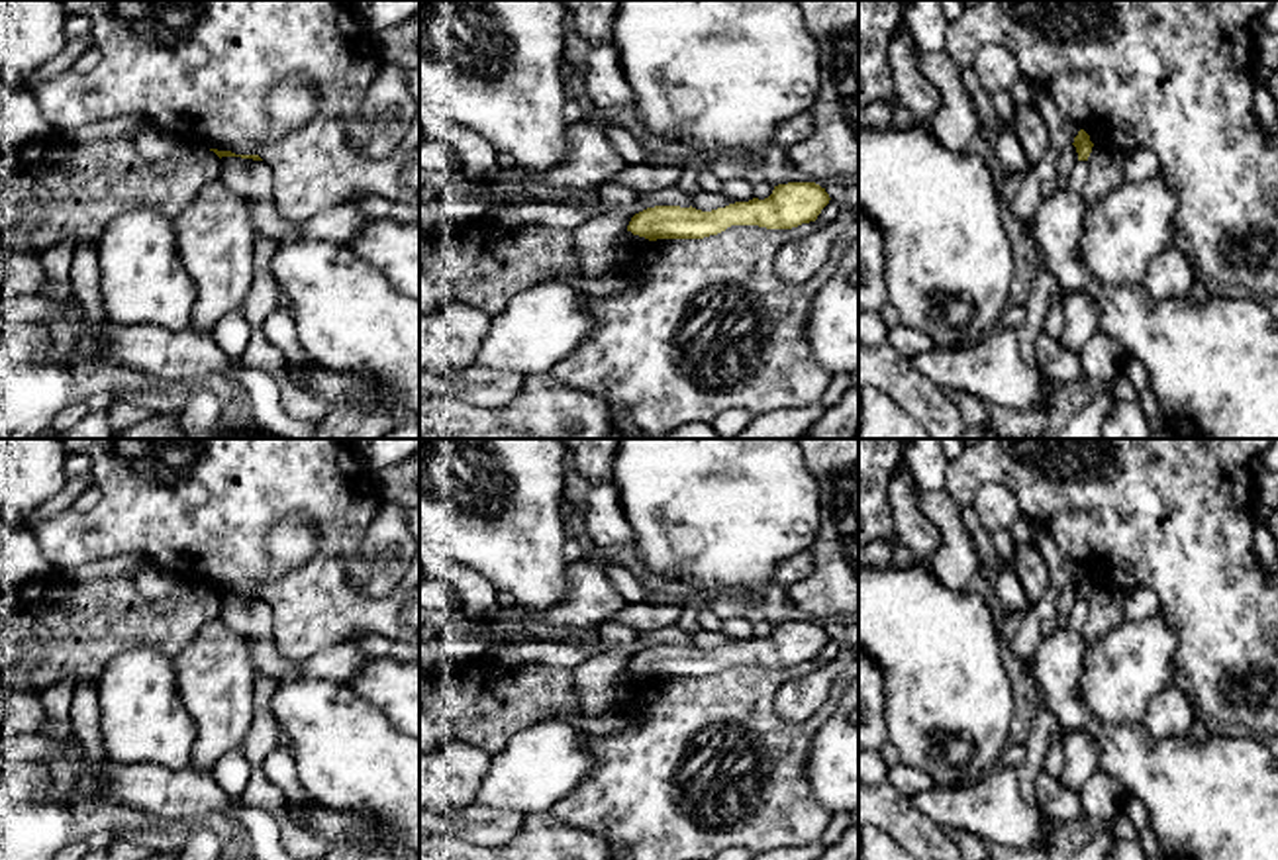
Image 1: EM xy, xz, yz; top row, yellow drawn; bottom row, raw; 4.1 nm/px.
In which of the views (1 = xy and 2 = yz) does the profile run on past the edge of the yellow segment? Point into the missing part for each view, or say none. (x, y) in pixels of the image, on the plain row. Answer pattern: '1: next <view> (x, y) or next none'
1: next none
2: next none

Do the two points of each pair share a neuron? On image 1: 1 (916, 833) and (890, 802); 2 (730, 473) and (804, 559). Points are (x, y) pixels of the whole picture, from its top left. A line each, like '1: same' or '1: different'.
1: same
2: different

